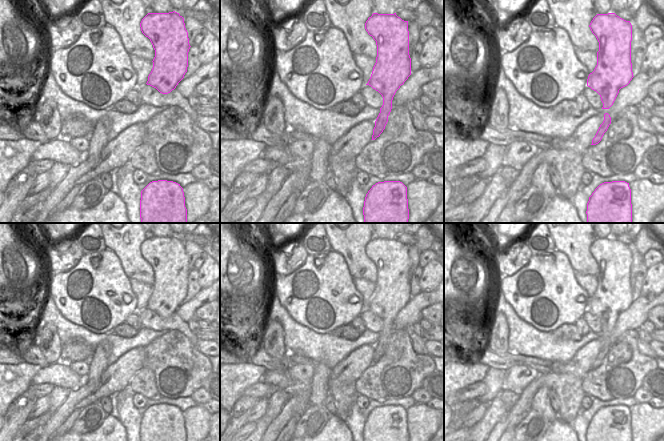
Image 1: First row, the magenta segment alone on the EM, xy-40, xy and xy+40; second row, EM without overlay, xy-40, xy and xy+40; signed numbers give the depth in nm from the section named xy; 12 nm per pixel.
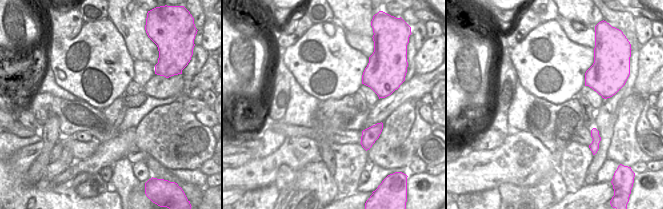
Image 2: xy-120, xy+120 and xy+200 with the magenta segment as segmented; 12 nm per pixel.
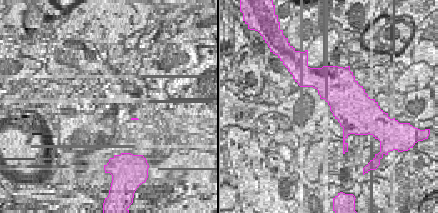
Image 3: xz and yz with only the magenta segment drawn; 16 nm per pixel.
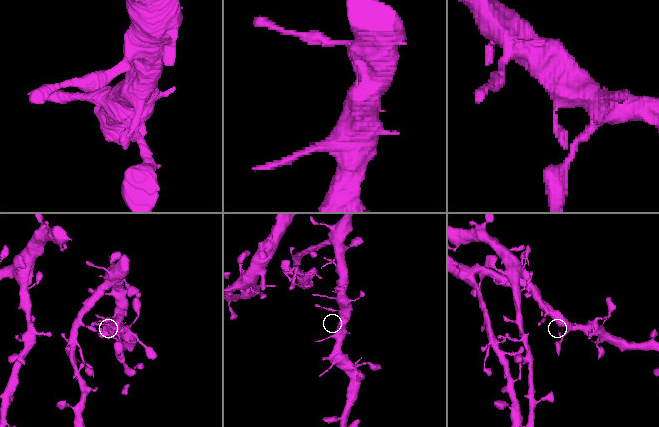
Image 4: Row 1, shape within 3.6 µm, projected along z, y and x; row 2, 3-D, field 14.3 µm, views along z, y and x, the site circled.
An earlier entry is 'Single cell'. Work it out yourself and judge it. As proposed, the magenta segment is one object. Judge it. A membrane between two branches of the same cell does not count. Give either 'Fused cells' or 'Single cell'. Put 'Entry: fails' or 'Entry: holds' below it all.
Single cell
Entry: holds

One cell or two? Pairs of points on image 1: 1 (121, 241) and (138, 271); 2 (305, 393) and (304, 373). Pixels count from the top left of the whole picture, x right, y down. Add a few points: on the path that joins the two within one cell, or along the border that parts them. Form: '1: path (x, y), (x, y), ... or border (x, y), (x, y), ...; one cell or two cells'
1: path (127, 248), (133, 264); one cell
2: border (293, 380), (309, 384); two cells

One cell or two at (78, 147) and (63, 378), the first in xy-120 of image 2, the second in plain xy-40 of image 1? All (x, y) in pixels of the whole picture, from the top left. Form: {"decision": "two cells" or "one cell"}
{"decision": "one cell"}

